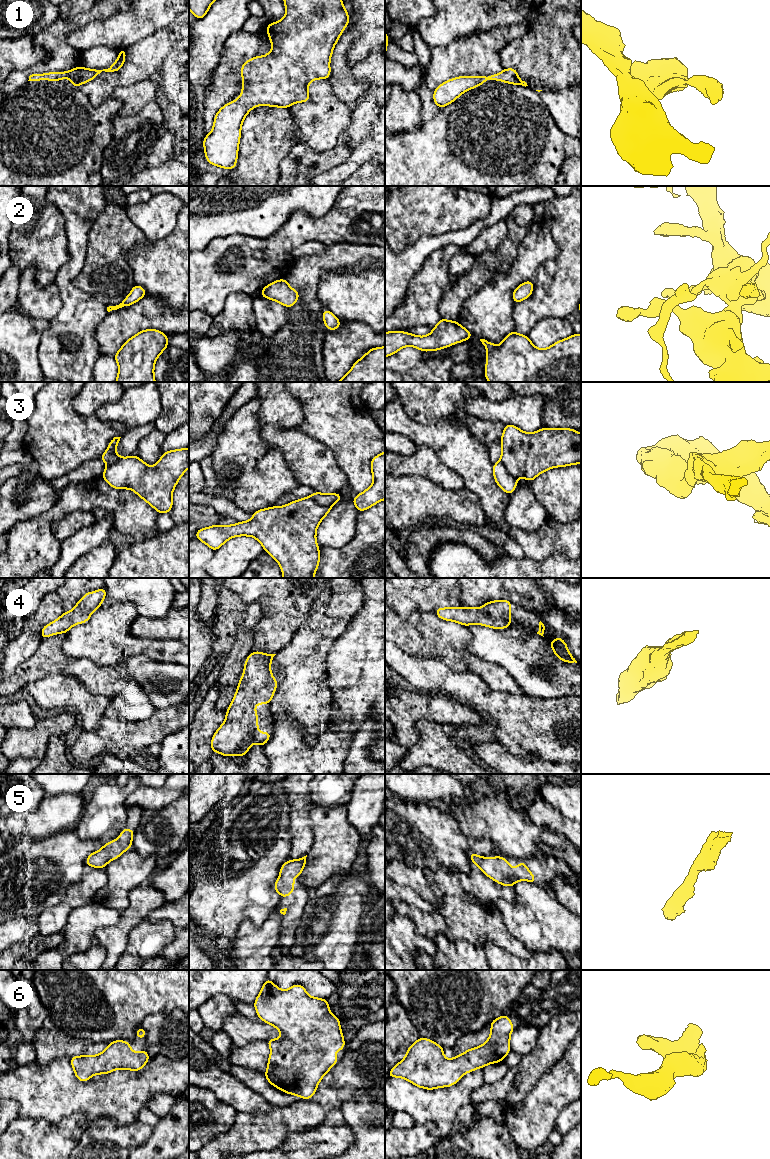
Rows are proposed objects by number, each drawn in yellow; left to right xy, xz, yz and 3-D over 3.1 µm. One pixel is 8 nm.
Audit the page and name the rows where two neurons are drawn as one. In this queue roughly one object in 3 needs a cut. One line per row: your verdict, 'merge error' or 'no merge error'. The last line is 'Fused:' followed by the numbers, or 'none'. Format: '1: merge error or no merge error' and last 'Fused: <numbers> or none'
1: no merge error
2: no merge error
3: merge error
4: no merge error
5: no merge error
6: no merge error
Fused: 3

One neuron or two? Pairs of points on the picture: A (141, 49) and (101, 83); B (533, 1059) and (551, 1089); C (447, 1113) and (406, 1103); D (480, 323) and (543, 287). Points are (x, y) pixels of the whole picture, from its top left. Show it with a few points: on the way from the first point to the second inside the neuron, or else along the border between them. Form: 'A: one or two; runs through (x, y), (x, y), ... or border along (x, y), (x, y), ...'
A: one; runs through (136, 61), (118, 79), (113, 80)
B: two; border along (560, 1058), (541, 1076), (529, 1093)
C: one; runs through (437, 1105), (416, 1103)
D: two; border along (513, 304), (512, 319), (515, 327)

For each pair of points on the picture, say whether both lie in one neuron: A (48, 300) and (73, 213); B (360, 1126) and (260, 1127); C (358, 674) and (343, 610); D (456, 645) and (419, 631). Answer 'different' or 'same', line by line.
A: different
B: different
C: different
D: same

